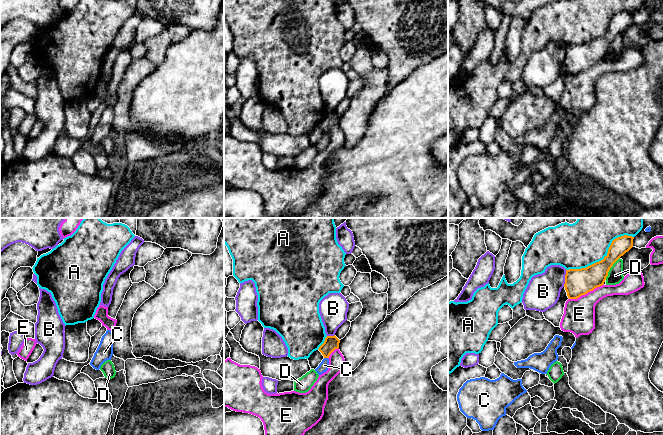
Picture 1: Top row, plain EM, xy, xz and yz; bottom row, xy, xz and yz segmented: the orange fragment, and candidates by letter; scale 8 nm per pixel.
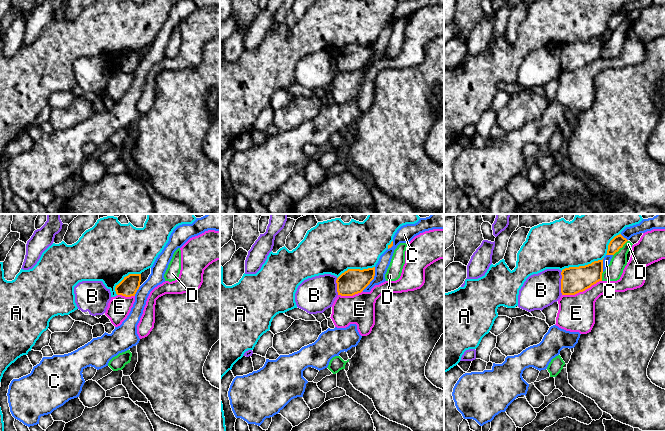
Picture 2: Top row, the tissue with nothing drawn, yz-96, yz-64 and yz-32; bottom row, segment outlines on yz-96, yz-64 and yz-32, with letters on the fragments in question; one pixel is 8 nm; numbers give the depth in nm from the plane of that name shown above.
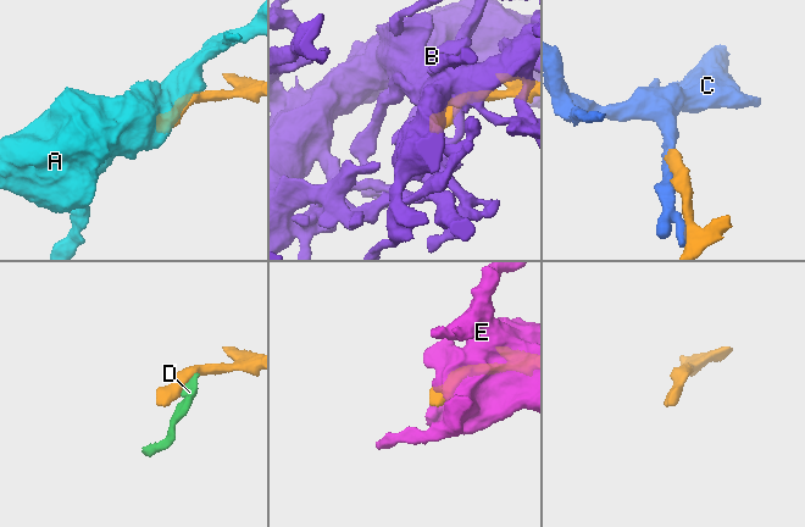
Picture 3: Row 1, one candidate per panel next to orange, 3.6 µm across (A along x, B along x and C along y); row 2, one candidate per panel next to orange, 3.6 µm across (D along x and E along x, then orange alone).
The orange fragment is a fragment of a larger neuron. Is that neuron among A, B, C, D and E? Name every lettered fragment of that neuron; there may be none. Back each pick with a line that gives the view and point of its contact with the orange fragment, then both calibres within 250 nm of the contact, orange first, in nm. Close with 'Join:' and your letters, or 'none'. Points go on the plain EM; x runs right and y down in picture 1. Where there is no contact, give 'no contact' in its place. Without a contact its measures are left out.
B: meets orange in yz at (565, 54); 220 nm thick on the orange side, 280 nm on the other
Join: B

